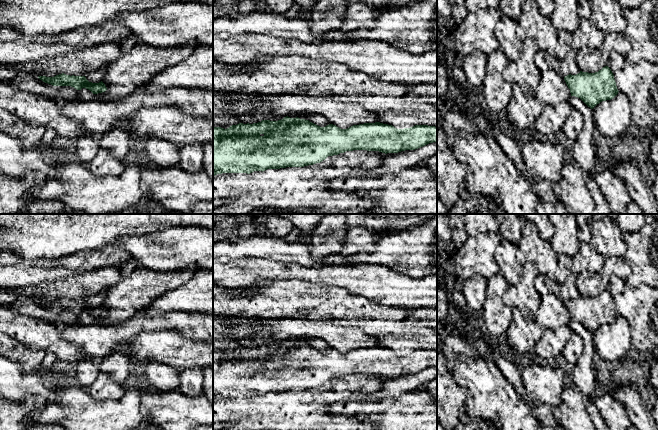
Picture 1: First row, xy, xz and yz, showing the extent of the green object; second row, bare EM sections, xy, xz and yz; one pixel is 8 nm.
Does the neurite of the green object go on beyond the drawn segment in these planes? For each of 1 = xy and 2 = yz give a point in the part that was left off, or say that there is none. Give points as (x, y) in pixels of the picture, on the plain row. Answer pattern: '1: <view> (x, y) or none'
1: none
2: none

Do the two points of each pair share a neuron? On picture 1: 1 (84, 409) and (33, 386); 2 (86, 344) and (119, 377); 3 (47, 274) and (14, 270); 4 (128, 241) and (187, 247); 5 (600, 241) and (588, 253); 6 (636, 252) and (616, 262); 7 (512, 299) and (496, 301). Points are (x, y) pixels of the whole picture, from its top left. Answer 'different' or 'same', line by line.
1: different
2: different
3: same
4: same
5: different
6: different
7: different

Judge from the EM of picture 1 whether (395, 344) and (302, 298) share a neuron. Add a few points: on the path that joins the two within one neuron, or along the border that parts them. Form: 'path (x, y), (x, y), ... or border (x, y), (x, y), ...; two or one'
path (372, 321), (358, 311), (325, 303); one

